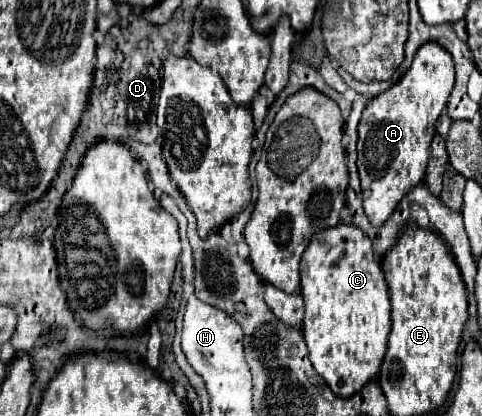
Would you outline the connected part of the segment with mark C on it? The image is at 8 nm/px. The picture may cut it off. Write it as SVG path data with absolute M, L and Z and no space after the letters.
M344 223L320 231L312 237L308 249L302 255L300 275L300 295L304 297L306 305L302 335L308 345L310 361L314 369L324 377L332 393L338 397L352 397L352 393L358 393L368 381L378 377L390 335L390 297L382 267L372 251L372 241L368 241L368 237L354 225Z

